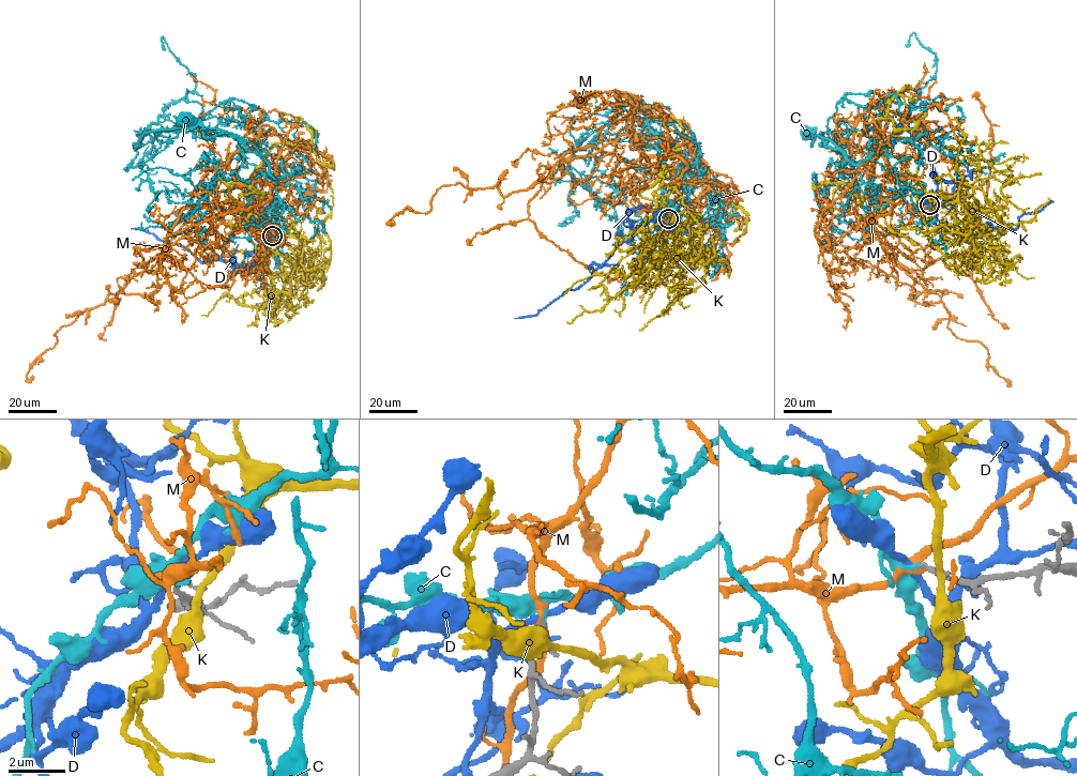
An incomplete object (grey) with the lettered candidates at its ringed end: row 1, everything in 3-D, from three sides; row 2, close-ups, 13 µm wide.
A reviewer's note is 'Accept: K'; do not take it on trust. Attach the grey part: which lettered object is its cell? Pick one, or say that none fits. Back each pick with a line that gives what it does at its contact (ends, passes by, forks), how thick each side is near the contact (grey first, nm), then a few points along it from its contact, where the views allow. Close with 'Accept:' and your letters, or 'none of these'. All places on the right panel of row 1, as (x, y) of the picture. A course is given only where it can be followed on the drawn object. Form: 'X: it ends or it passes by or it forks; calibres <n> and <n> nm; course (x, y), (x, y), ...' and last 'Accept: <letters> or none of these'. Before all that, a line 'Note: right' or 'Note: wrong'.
Note: wrong
C: it passes by; calibres 130 and 180 nm; course (930, 204), (908, 188), (864, 182), (858, 167), (838, 149), (818, 135), (812, 146), (814, 134), (804, 134)
Accept: C

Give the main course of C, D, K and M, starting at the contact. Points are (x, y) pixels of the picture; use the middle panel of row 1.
C: (668, 218), (686, 206), (679, 182), (696, 162), (698, 146), (677, 120), (656, 109), (645, 111), (636, 101)
D: (668, 218), (648, 222), (632, 237), (620, 242), (579, 287), (563, 292), (535, 315), (515, 318)
K: (669, 221), (691, 239), (668, 256), (649, 250), (643, 236), (657, 200), (716, 184), (746, 214), (734, 241)
M: (668, 218), (678, 183), (626, 135), (559, 178), (554, 165), (529, 203), (595, 272), (666, 278)

